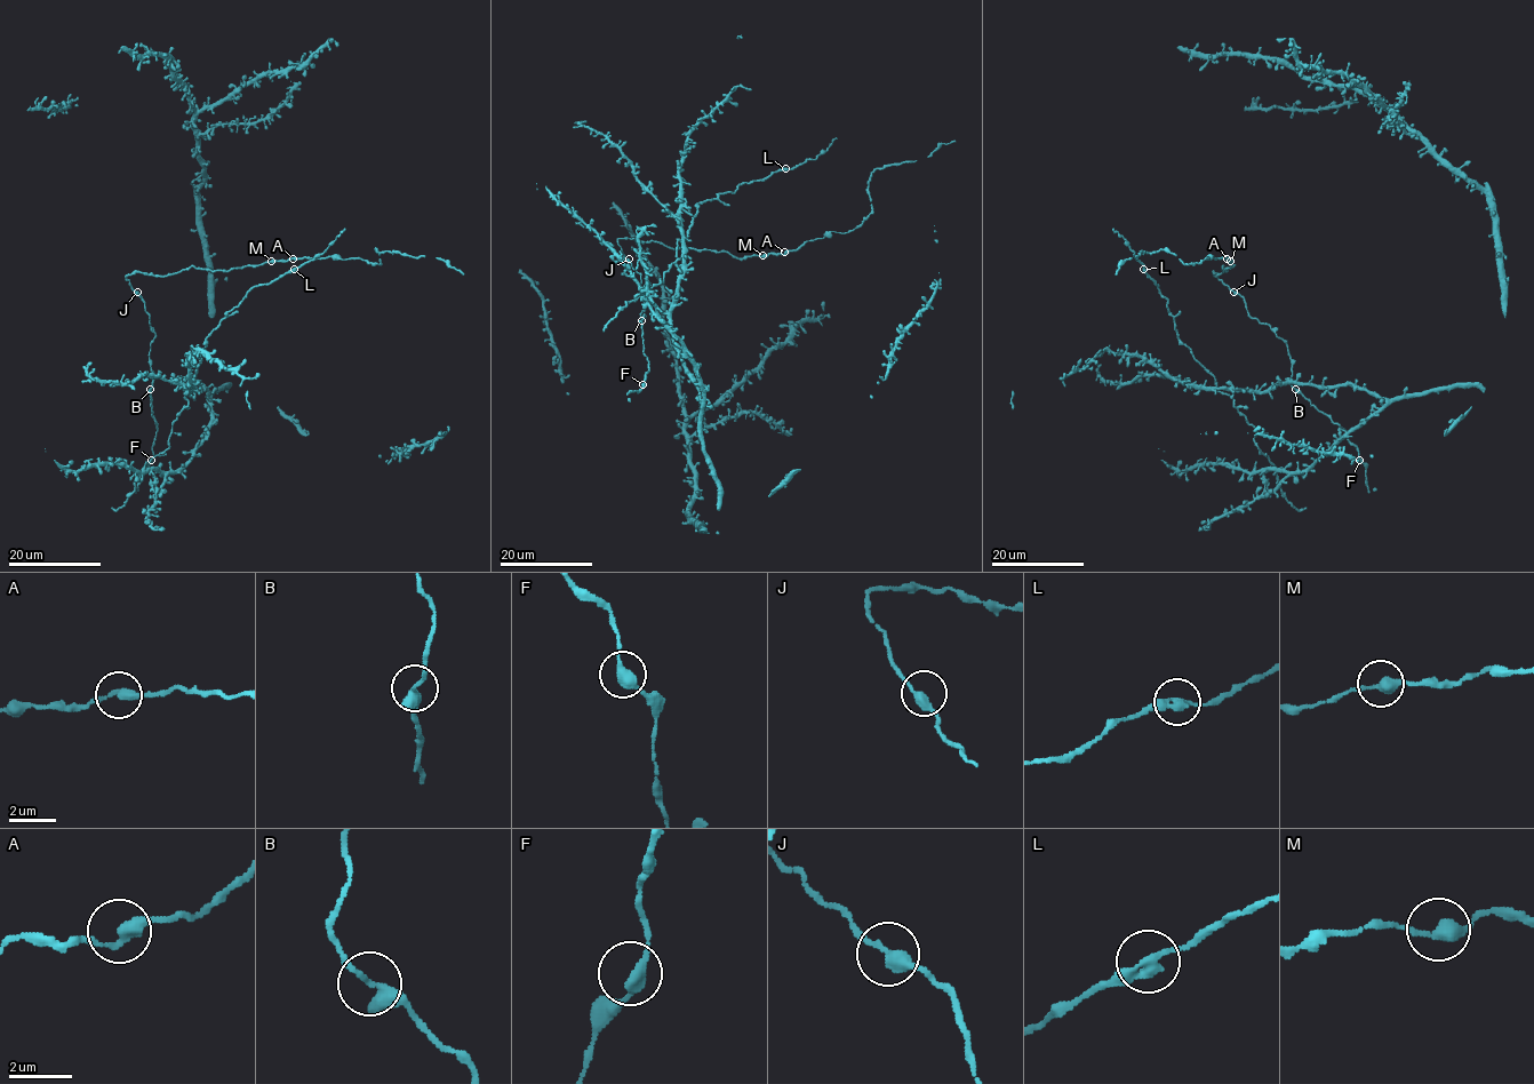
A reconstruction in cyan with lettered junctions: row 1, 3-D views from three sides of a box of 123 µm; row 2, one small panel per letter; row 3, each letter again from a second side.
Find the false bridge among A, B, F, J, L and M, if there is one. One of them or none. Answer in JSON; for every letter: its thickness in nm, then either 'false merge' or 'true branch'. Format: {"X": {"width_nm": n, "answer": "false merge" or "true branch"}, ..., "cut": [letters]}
{"A": {"width_nm": 320, "answer": "true branch"}, "B": {"width_nm": 320, "answer": "true branch"}, "F": {"width_nm": 380, "answer": "true branch"}, "J": {"width_nm": 340, "answer": "true branch"}, "L": {"width_nm": 320, "answer": "true branch"}, "M": {"width_nm": 360, "answer": "true branch"}, "cut": []}

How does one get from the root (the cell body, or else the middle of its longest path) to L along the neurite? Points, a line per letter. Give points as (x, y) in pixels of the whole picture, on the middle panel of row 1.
L: (701, 419), (700, 392), (673, 341), (670, 318), (681, 272), (680, 240), (687, 238), (698, 202), (784, 168)

